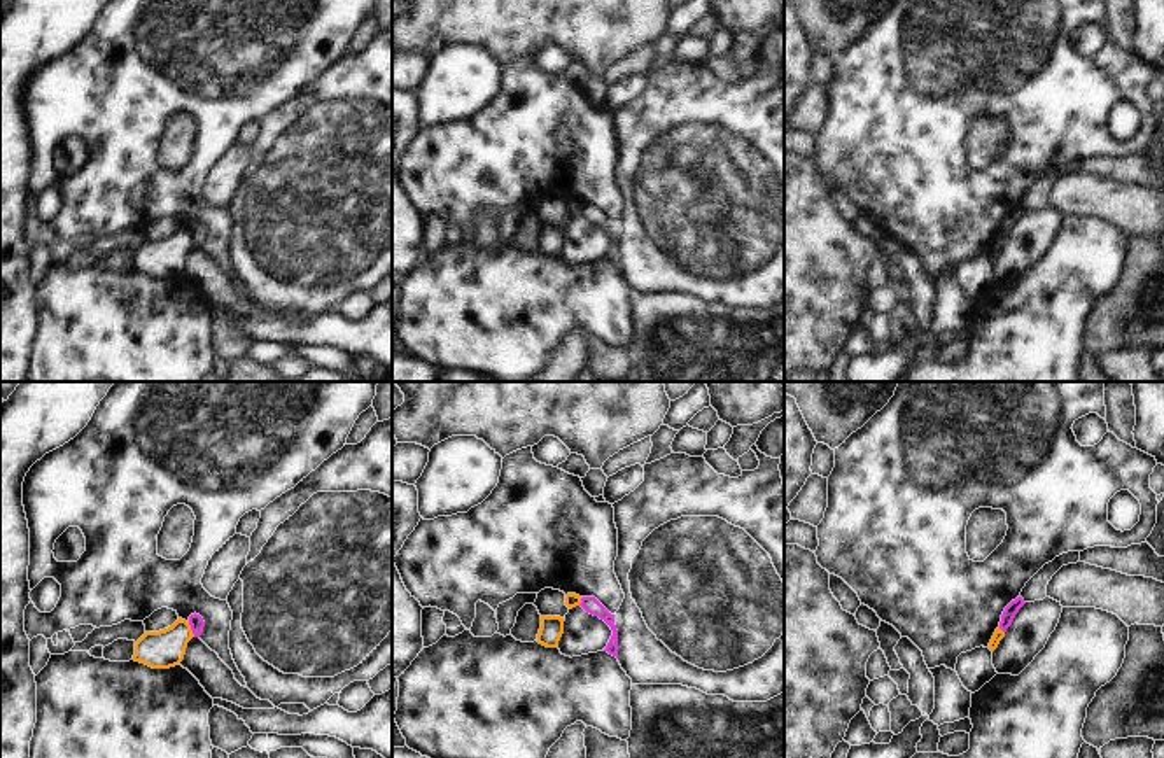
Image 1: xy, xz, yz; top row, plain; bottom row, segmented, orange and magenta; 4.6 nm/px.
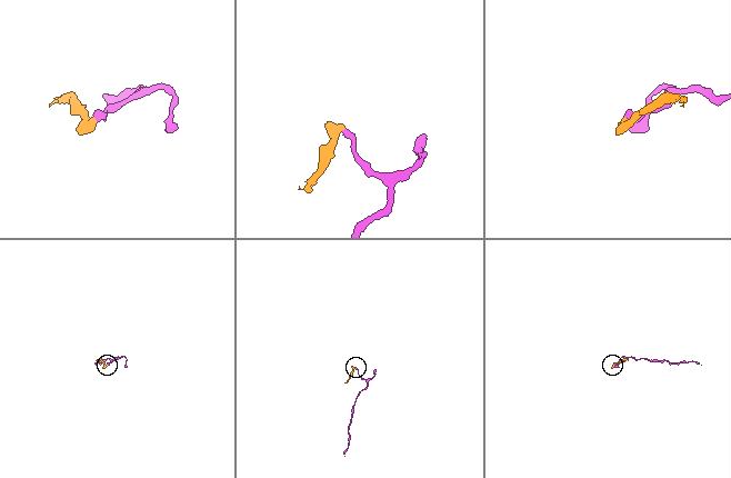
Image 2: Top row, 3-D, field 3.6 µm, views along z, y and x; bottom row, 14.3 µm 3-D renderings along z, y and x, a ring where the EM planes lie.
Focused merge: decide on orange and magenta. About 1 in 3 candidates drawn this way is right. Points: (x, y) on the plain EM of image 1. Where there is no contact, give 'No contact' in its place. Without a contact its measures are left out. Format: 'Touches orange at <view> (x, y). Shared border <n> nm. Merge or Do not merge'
Touches orange at xy (189, 237). Shared border 80 nm. Do not merge

